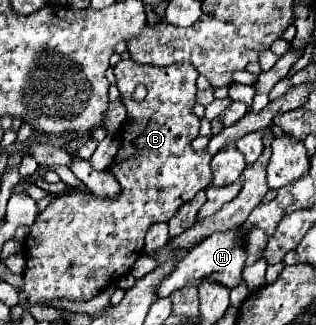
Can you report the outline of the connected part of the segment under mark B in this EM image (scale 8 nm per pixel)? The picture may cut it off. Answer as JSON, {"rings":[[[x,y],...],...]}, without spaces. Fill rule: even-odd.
{"rings":[[[121,59],[115,65],[115,77],[117,77],[117,89],[121,93],[121,99],[127,107],[127,119],[117,131],[119,137],[119,151],[109,165],[109,173],[117,179],[121,191],[117,199],[101,199],[93,193],[81,191],[79,187],[55,197],[47,209],[43,209],[37,217],[37,221],[31,227],[29,237],[25,239],[25,255],[27,255],[27,267],[23,273],[25,279],[25,293],[27,299],[33,305],[41,305],[51,299],[73,299],[73,301],[89,301],[93,299],[101,289],[113,285],[121,275],[129,273],[133,263],[143,253],[143,241],[145,233],[153,223],[169,221],[175,211],[193,199],[201,189],[207,189],[211,185],[211,157],[205,151],[193,151],[191,141],[199,135],[199,117],[191,111],[195,105],[195,79],[197,69],[185,61],[175,63],[169,67],[157,67],[157,65],[141,65],[133,63],[133,59]],[[137,85],[147,87],[147,97],[143,101],[131,101],[131,93]]]}

